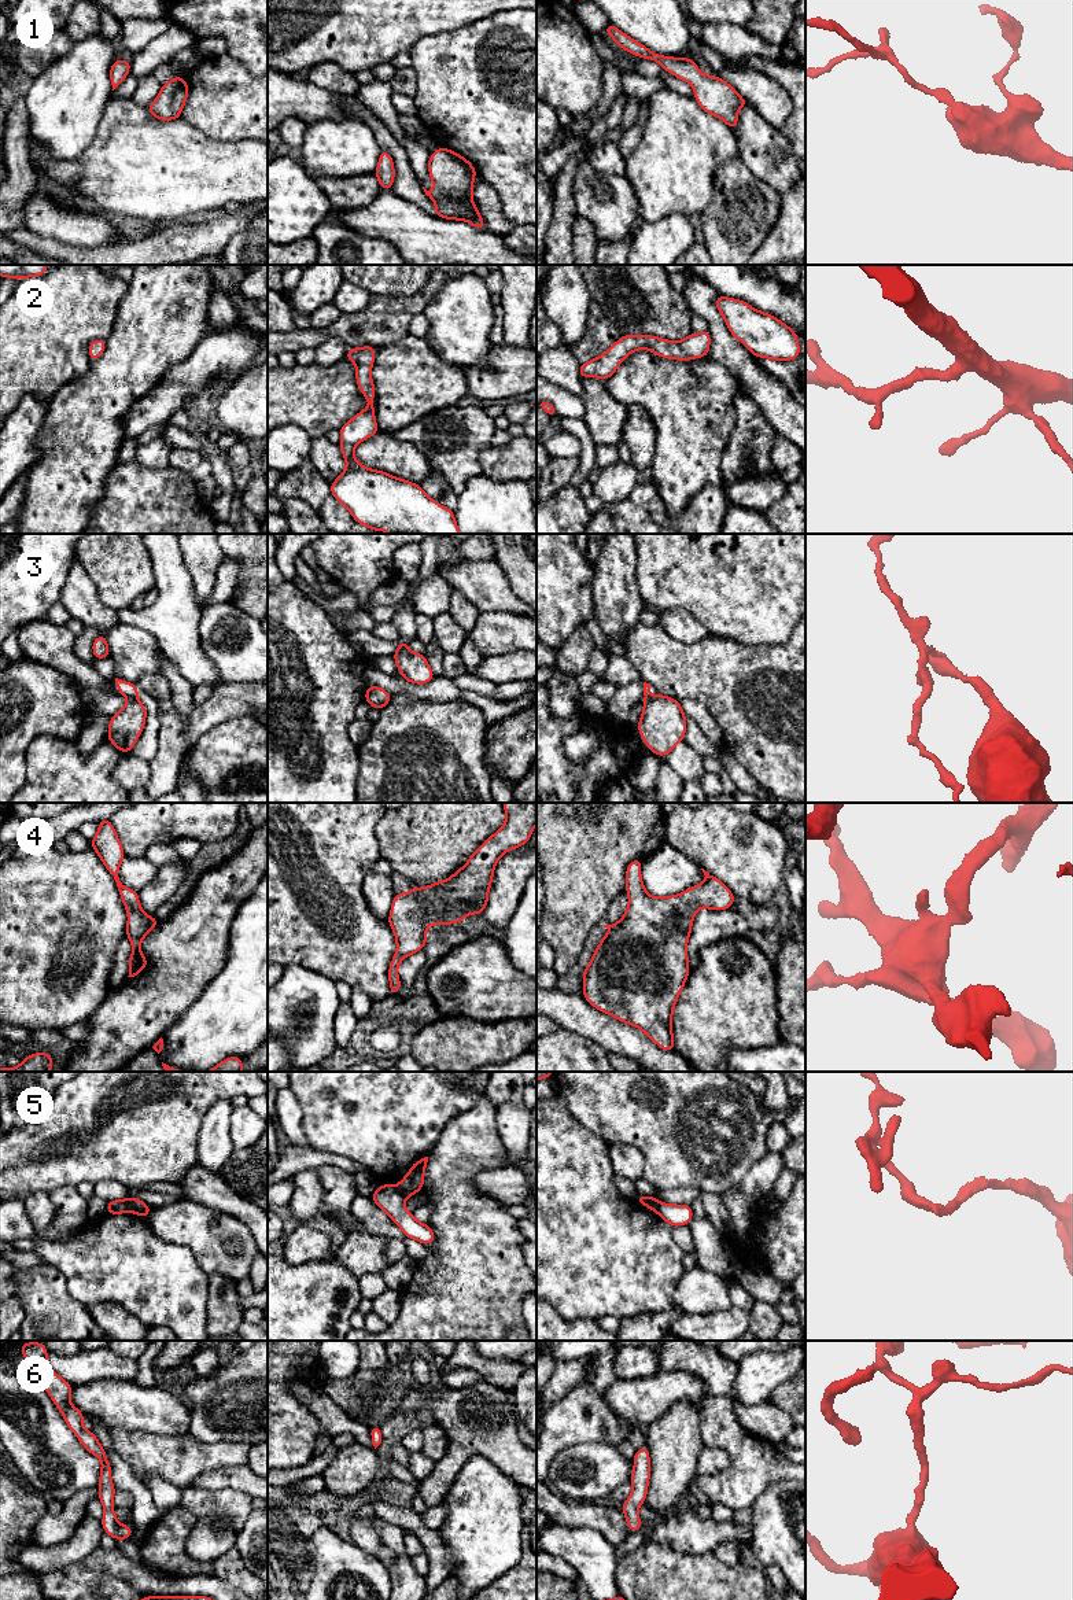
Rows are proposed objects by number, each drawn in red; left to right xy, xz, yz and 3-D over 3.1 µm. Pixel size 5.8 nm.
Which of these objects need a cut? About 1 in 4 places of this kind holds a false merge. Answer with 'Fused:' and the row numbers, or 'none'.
Fused: 3, 5

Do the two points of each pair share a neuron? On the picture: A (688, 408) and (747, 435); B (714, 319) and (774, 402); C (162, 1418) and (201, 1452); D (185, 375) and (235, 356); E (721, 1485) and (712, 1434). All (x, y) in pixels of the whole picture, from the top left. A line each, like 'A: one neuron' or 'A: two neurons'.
A: two neurons
B: one neuron
C: two neurons
D: one neuron
E: one neuron

